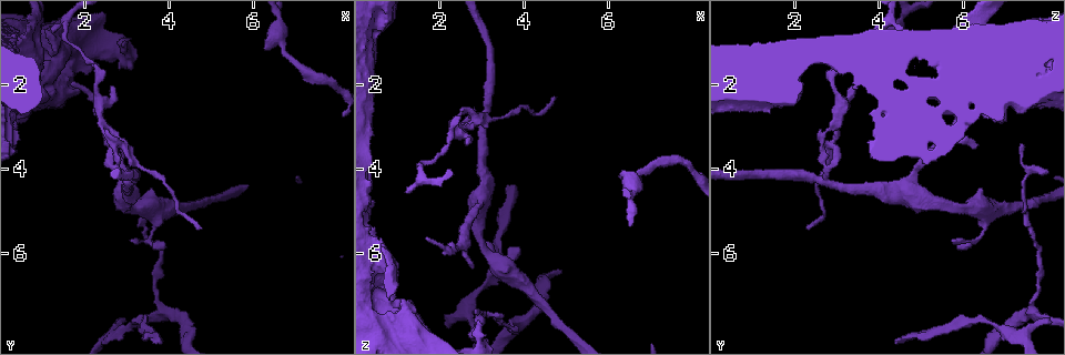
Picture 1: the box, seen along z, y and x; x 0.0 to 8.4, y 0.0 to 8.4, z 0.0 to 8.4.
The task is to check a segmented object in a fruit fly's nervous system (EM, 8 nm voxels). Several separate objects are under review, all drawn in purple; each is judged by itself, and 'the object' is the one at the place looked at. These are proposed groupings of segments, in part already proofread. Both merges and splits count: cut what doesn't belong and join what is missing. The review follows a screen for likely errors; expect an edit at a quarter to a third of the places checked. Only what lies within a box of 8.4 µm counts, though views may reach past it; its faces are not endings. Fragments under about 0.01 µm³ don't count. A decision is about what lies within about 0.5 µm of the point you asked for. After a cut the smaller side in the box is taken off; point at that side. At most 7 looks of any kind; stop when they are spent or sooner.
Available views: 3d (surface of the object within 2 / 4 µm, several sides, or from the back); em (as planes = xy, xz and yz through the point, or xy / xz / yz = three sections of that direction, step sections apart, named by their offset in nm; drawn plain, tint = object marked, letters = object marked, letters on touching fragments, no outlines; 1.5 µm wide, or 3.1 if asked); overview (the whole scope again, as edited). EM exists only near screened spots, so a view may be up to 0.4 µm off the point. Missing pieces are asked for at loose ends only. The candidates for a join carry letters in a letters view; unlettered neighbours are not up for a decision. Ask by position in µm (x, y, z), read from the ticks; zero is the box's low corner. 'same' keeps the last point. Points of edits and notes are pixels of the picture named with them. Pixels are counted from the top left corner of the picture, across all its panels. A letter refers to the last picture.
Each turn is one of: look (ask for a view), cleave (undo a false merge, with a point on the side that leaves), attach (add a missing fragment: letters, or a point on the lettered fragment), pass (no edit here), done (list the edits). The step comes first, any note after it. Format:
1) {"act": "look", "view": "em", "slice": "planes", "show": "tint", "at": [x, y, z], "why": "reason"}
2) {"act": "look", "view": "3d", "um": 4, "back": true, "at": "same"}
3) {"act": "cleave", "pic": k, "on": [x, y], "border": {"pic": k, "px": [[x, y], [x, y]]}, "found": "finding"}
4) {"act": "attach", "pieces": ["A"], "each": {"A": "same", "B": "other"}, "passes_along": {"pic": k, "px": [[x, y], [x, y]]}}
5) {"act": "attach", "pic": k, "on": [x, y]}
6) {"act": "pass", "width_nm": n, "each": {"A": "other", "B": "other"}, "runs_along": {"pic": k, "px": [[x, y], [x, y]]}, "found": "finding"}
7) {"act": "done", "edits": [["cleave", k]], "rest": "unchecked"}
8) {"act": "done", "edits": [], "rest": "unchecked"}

{"act": "look", "view": "em", "slice": "xz", "step": 8, "show": "letters", "at": [2.75, 7.85, 7.35], "why": "branch point"}

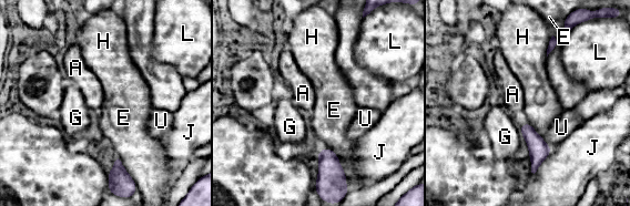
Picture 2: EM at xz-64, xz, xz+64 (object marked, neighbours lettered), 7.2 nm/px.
{"act": "look", "view": "em", "slice": "planes", "show": "letters", "at": "same"}

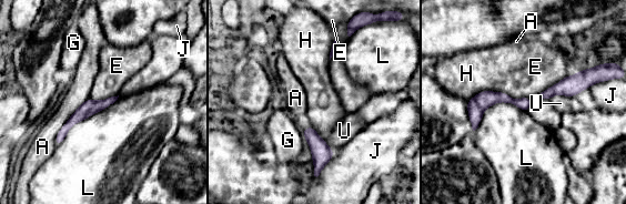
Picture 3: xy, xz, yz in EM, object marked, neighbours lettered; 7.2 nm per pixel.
{"act": "pass", "longest_contact_nm": ["L", 600], "each": {"A": "other", "E": "other", "G": "other", "H": "other", "J": "other", "L": "other", "U": "other"}, "border": {"pic": 3, "px": [[567, 74], [536, 95]]}, "found": "one neuron here"}

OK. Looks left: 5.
{"act": "look", "view": "em", "slice": "planes", "show": "letters", "at": [2.85, 3.40, 7.30], "why": "tapers out"}

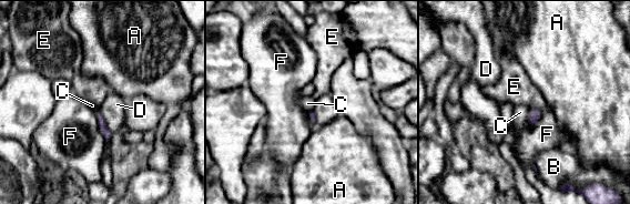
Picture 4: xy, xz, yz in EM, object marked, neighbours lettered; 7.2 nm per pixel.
{"act": "attach", "pieces": ["E"], "each": {"A": "other", "B": "other", "C": "other", "D": "other", "E": "same", "F": "other"}, "passes_along": {"pic": 4, "px": [[535, 113], [536, 108], [514, 87]]}, "found": "the neuron continues"}

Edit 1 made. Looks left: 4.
{"act": "look", "view": "em", "slice": "planes", "show": "letters", "at": [1.70, 2.10, 5.65], "why": "free end"}

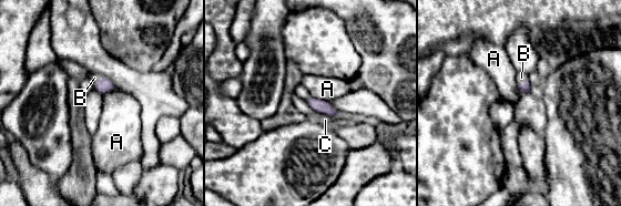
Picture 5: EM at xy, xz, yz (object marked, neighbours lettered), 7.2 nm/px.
{"act": "attach", "pieces": ["B"], "each": {"A": "other", "B": "same", "C": "other"}, "passes_along": {"pic": 5, "px": [[104, 85], [99, 81], [94, 78]]}, "found": "the neuron continues"}

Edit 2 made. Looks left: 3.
{"act": "done", "edits": [["attach", 4], ["attach", 5]], "rest": "unchecked"}

